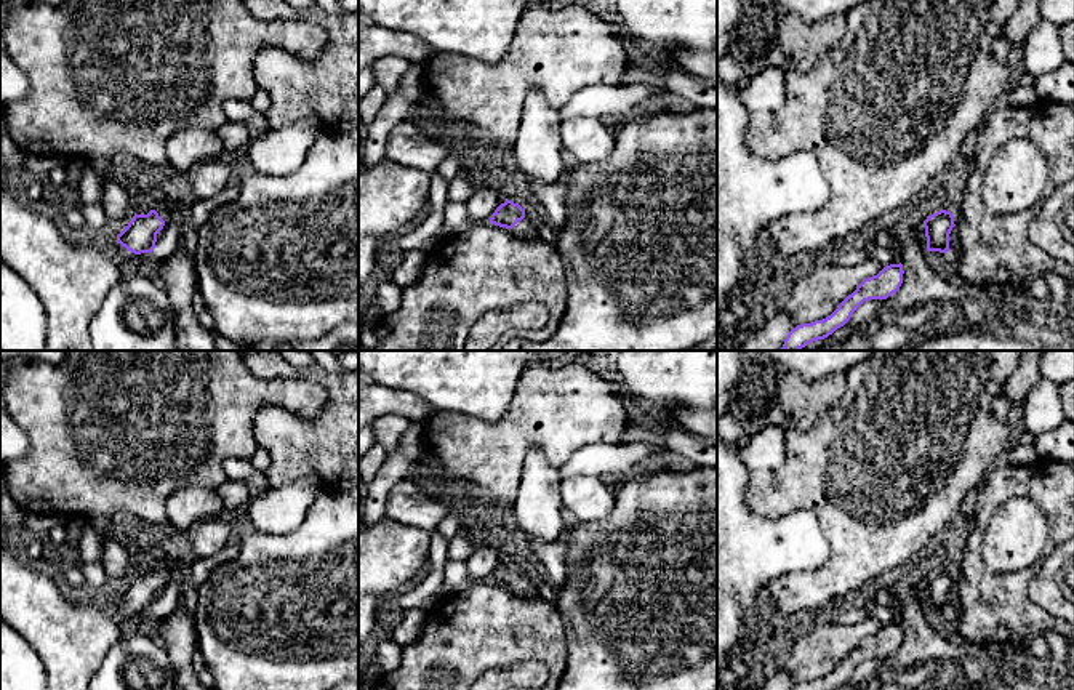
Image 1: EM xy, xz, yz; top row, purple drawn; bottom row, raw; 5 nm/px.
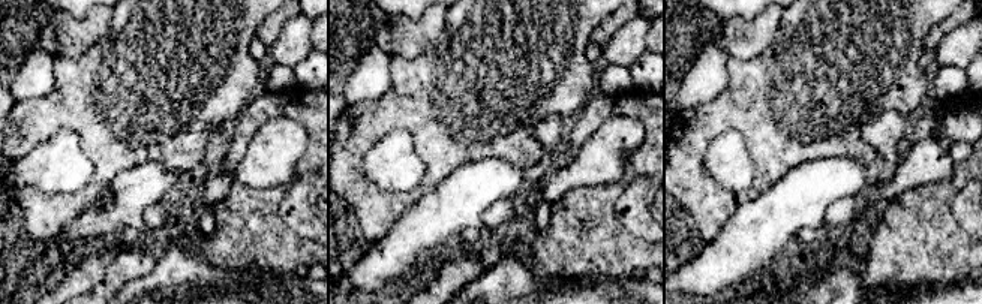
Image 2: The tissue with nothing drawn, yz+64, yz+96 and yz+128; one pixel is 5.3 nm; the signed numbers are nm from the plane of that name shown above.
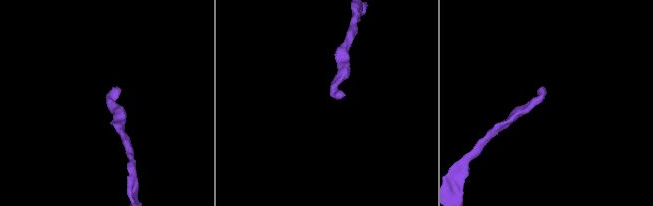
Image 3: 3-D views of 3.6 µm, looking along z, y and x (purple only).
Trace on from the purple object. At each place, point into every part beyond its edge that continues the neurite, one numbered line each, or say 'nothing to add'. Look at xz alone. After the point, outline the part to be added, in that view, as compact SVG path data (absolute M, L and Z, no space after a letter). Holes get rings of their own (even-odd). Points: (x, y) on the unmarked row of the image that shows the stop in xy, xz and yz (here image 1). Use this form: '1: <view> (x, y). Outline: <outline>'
1: xz (525, 588). Outline: M527 576L519 580L514 586L512 591L522 597L535 597L538 594L536 586L533 581L530 581Z

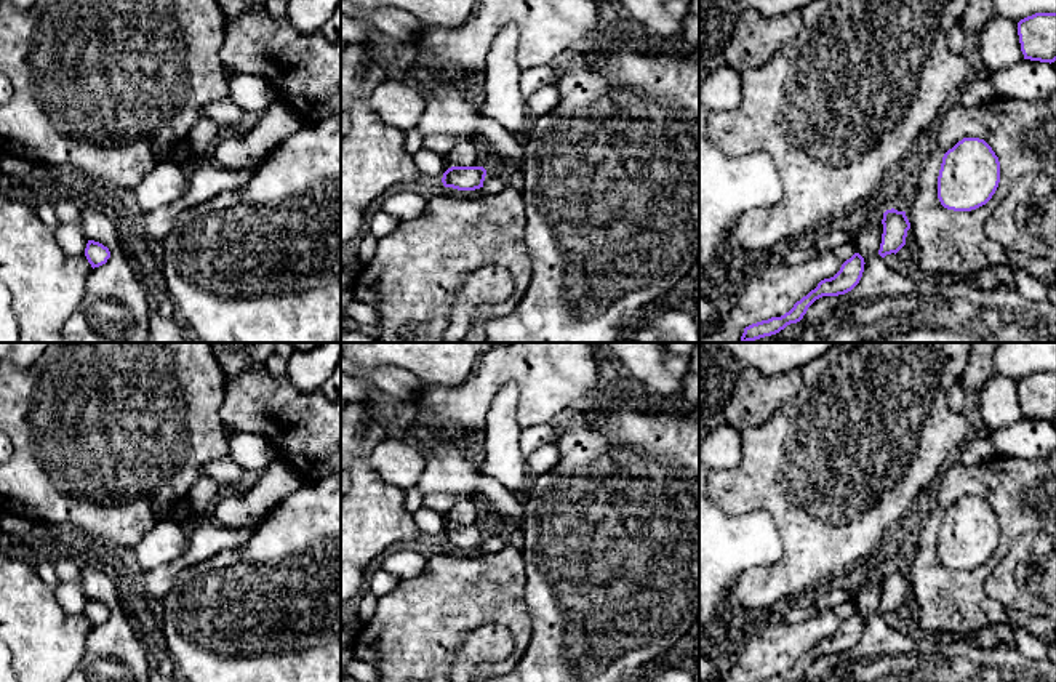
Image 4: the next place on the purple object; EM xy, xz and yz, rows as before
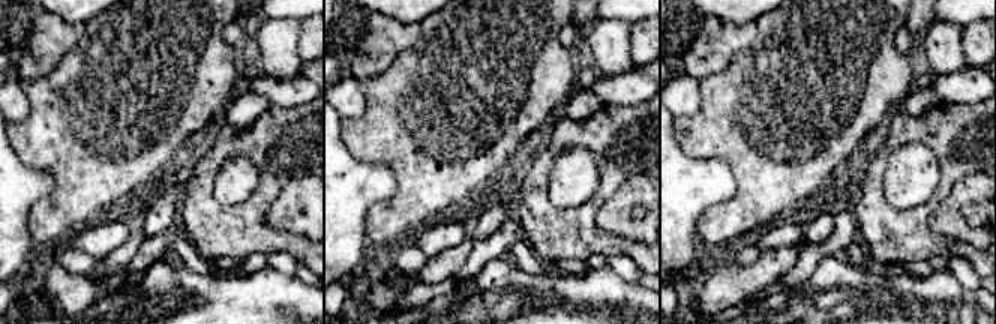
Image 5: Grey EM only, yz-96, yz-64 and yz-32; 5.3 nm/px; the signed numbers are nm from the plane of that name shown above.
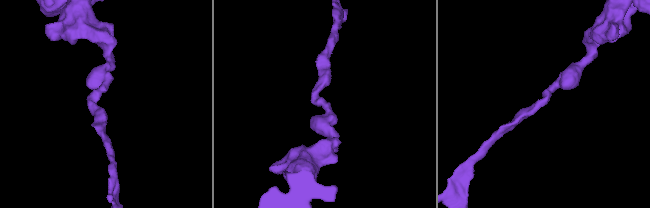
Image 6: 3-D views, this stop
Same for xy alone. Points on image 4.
nothing to add

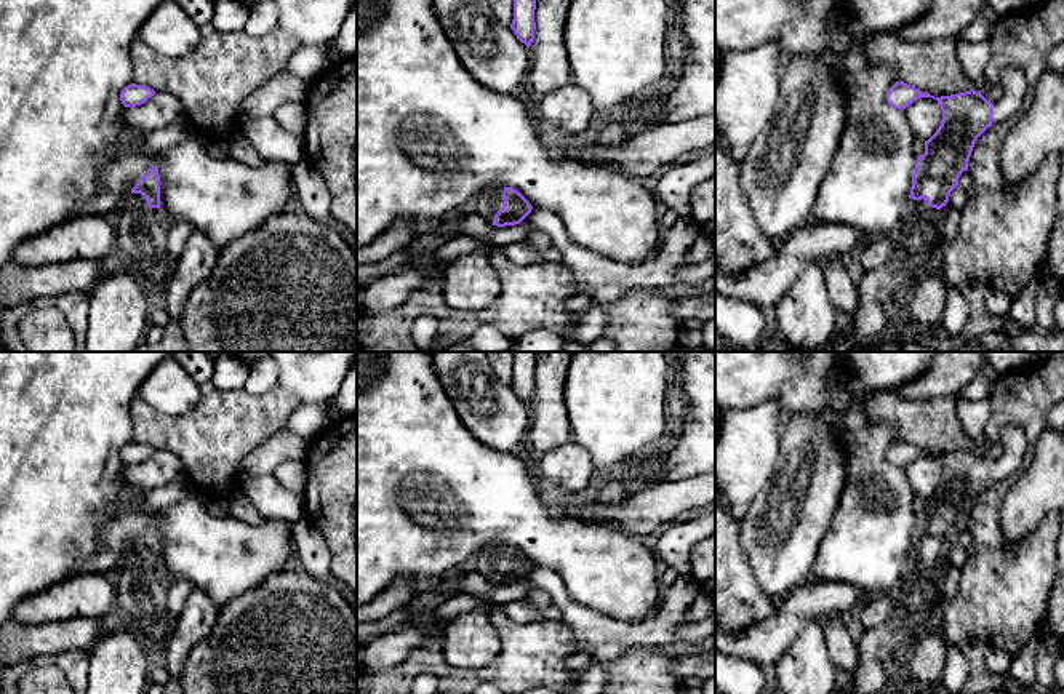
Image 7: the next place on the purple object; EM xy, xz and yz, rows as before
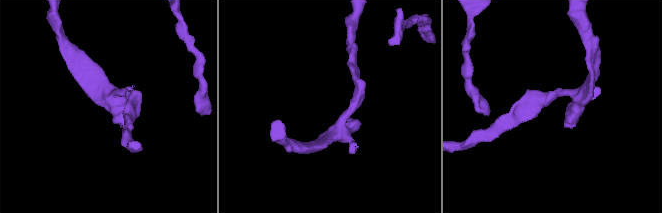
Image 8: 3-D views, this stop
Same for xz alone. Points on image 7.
1: xz (488, 560). Outline: M488 545L488 547L483 547L475 555L475 571L491 584L493 584L494 572L504 563L502 550L504 550L504 545L496 545L496 547Z

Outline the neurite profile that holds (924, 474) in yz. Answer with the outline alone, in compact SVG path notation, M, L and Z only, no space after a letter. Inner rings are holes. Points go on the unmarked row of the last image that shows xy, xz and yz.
M920 456L902 467L904 477L909 480L915 494L928 499L942 480L942 469L936 457Z

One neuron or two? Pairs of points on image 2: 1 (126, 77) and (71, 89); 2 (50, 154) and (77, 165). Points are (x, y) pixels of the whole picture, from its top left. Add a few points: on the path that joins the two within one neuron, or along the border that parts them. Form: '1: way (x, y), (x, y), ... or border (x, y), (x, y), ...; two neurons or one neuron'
1: way (113, 81), (99, 81), (84, 89); one neuron
2: way (56, 160), (60, 165), (71, 165); one neuron

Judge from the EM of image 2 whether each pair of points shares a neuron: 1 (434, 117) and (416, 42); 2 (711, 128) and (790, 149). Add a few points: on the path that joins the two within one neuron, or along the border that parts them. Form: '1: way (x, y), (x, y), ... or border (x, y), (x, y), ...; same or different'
1: border (444, 30), (417, 56), (411, 59), (392, 57); different
2: way (730, 123), (765, 123), (771, 129); same

